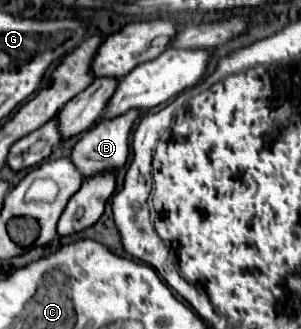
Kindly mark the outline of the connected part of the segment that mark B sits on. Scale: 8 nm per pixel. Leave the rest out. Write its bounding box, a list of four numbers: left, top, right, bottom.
[70,109,142,177]

